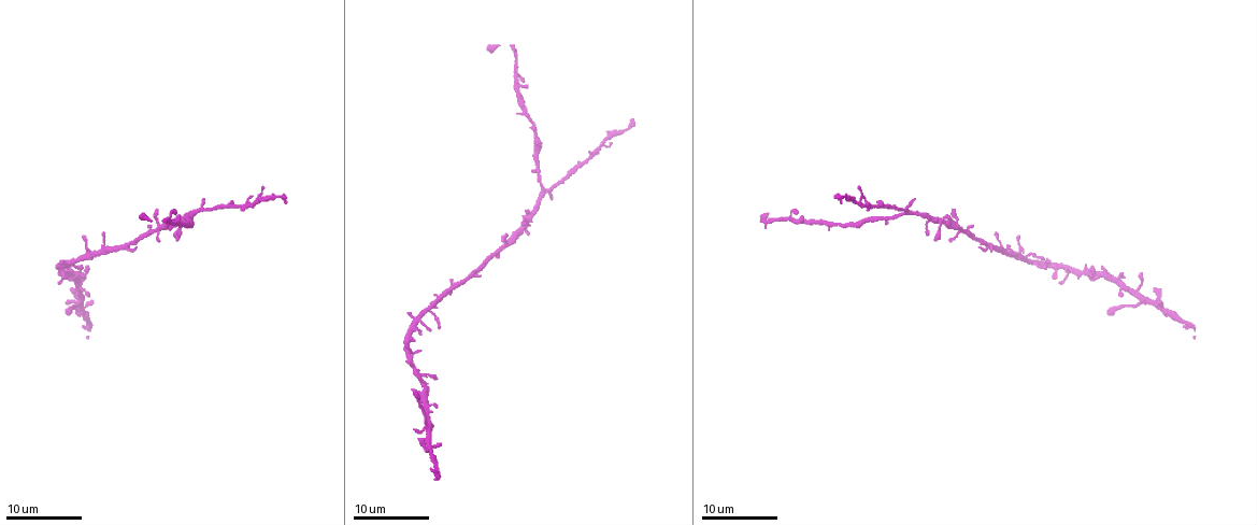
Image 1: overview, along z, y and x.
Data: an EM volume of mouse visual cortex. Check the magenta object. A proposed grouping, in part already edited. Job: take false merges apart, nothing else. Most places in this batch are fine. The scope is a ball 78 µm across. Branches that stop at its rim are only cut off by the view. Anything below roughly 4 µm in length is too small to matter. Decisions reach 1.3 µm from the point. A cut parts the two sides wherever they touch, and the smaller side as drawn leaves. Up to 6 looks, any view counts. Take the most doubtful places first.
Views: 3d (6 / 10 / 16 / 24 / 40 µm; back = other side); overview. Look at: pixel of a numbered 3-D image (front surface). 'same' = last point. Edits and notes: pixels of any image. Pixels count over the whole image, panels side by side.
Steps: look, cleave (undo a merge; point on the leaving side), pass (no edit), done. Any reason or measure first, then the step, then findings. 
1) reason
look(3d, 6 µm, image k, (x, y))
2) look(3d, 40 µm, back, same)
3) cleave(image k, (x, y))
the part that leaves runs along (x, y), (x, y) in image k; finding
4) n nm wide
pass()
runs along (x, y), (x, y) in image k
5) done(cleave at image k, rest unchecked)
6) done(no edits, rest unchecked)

four arms meet
look(3d, 6 µm, image 1, (78, 299))

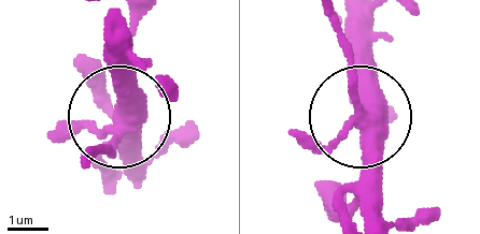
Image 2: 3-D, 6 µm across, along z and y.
320 nm wide
pass()
runs along (107, 31), (117, 130), (96, 144) in image 2; continuous, no second neuron

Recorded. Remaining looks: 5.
look(3d, 10 µm, image 1, (196, 213))

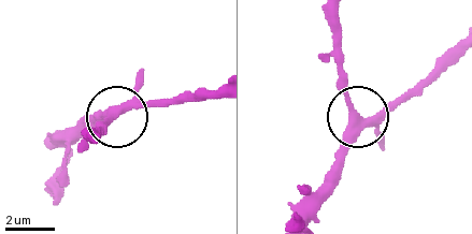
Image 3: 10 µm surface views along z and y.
360 nm wide
pass()
all the same neuron

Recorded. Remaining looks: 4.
calibre changes
look(3d, 10 µm, image 1, (168, 220))

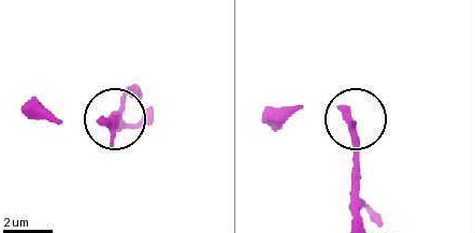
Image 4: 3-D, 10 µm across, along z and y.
450 nm wide
pass()
all the same neuron

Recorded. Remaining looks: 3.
done(no edits, rest unchecked)

